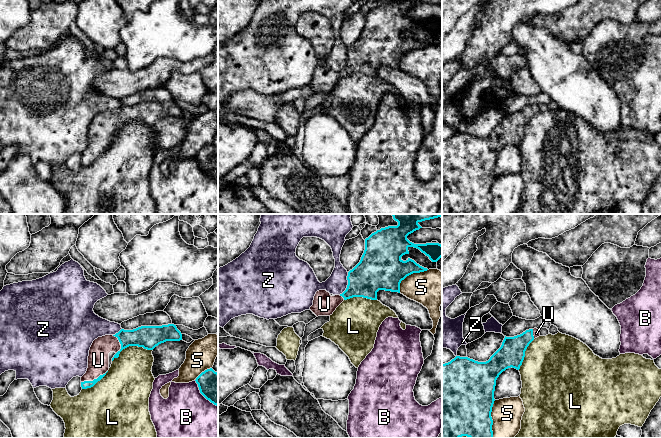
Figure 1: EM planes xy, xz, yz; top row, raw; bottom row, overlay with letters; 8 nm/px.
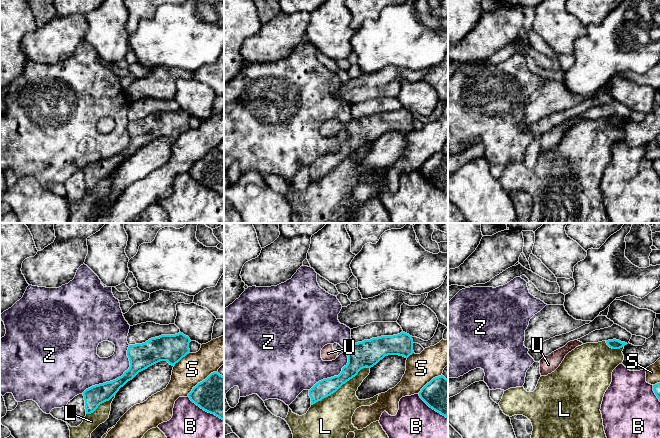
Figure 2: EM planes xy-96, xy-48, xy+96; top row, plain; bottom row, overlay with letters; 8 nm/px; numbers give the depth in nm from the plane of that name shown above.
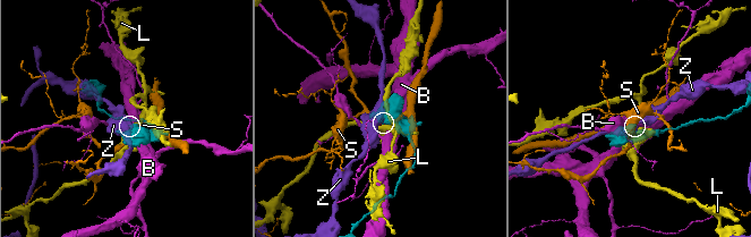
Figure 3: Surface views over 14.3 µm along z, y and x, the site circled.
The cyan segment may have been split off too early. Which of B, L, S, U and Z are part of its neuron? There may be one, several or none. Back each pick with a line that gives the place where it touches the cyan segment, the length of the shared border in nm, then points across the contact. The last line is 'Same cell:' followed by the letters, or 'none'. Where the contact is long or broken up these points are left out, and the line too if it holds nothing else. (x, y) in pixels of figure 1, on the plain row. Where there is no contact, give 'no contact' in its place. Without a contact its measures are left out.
U: xy (94, 155) | 240 nm
Same cell: U

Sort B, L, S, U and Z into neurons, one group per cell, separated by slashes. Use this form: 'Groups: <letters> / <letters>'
Groups: B / L / S / U / Z

